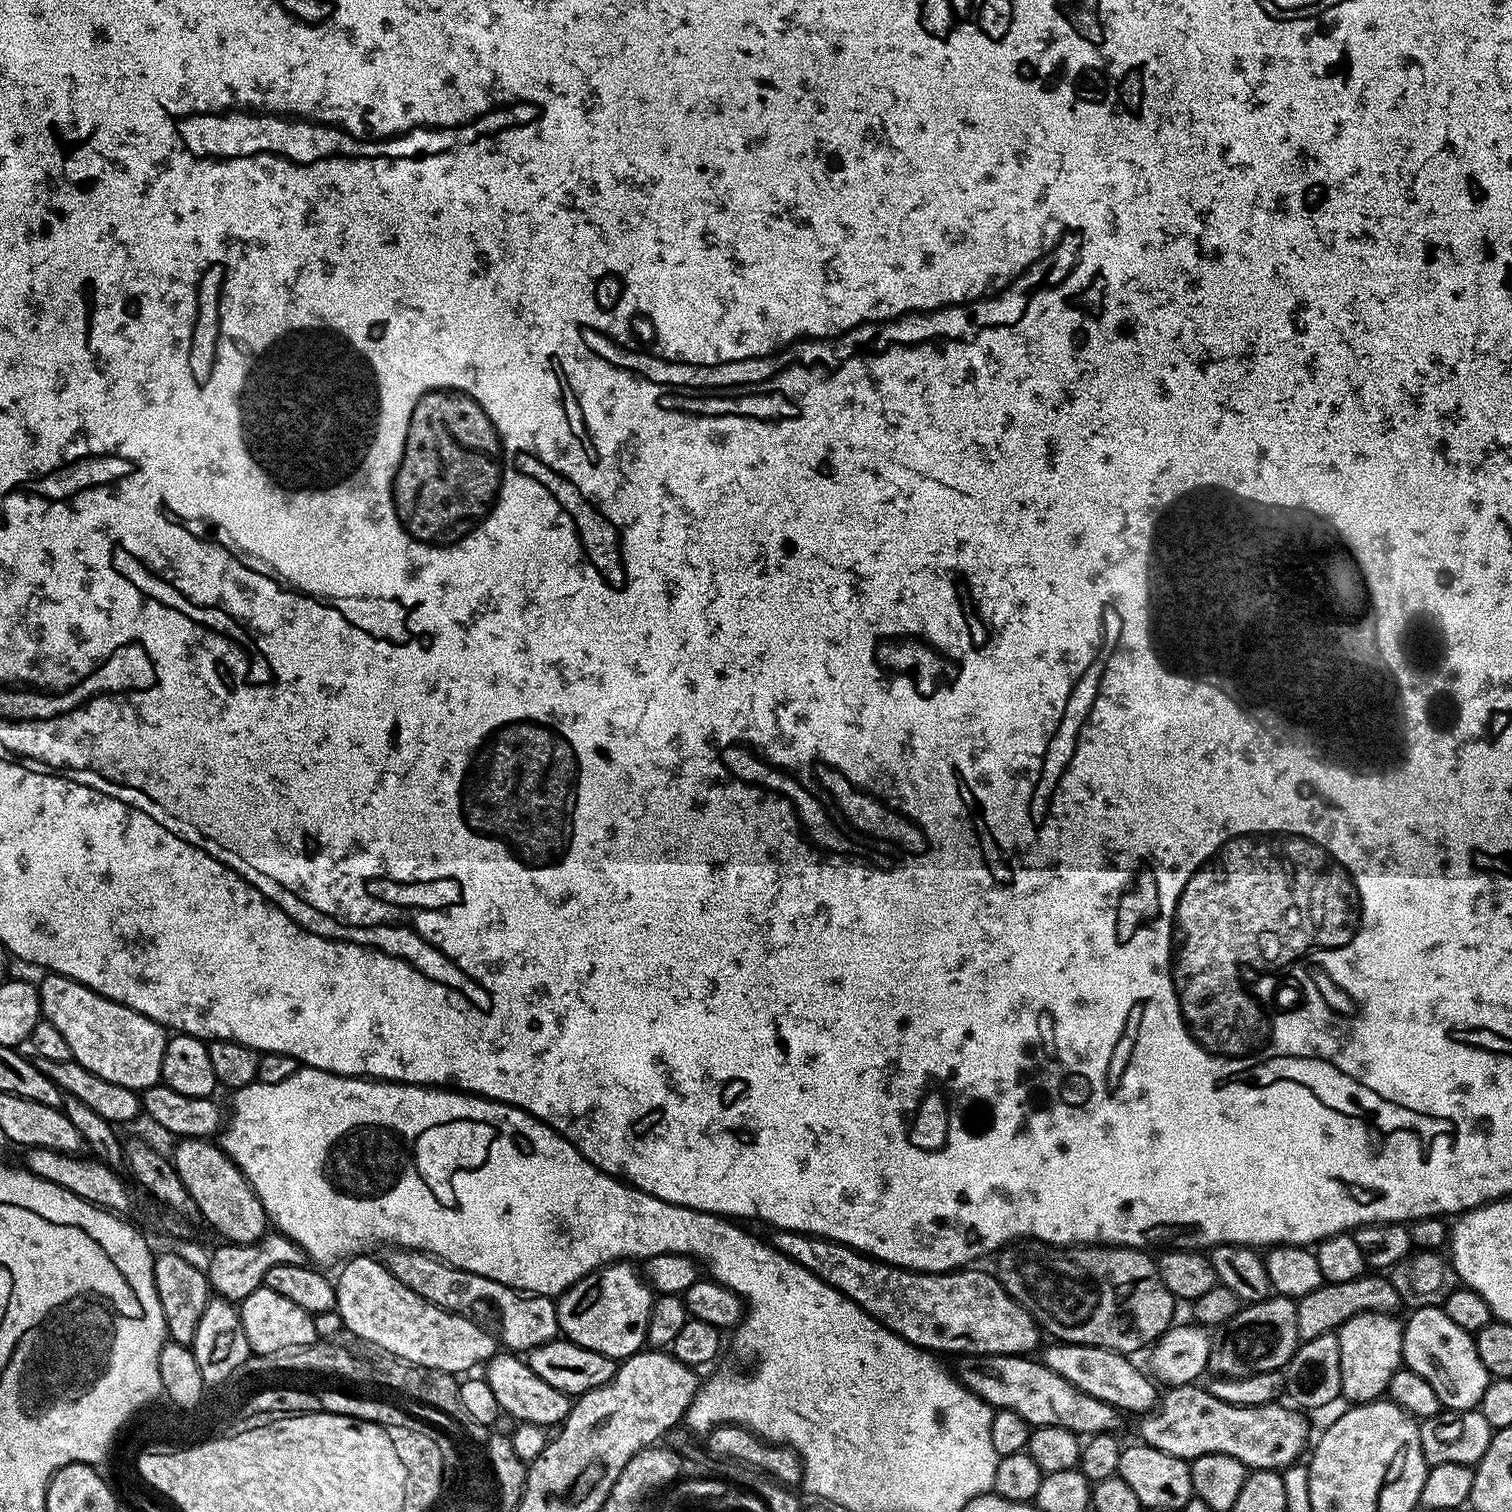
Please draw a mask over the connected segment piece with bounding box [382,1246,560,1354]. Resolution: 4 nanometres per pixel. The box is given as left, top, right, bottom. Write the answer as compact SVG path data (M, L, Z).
M392 1246L387 1251L382 1256L382 1263L390 1270L390 1274L394 1274L394 1278L398 1278L398 1282L402 1282L402 1286L414 1290L414 1294L426 1298L426 1302L434 1306L464 1316L491 1330L507 1351L527 1354L557 1339L560 1323L556 1313L557 1301L553 1297L525 1294L502 1282L482 1278L482 1274L455 1268L453 1264L429 1256L427 1252L417 1252L414 1248Z

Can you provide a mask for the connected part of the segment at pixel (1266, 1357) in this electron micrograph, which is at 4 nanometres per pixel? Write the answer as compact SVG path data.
M1273 1294L1264 1300L1259 1300L1256 1304L1241 1307L1240 1312L1234 1314L1234 1318L1230 1318L1230 1322L1223 1324L1219 1331L1212 1336L1208 1372L1216 1378L1239 1380L1242 1376L1253 1376L1259 1372L1281 1371L1298 1347L1297 1322L1296 1301L1291 1300L1288 1296Z

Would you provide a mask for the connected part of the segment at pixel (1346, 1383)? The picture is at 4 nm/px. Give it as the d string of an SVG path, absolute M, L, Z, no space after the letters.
M1391 1312L1354 1314L1336 1332L1338 1354L1342 1358L1343 1399L1352 1404L1370 1404L1387 1393L1390 1378L1402 1367L1404 1325Z

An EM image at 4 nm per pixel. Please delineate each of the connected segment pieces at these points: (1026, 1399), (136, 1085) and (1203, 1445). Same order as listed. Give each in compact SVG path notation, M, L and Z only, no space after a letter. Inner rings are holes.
M965 1356L954 1368L954 1375L960 1383L966 1385L978 1398L982 1398L993 1409L1007 1410L1018 1414L1030 1426L1041 1428L1042 1426L1062 1426L1066 1430L1075 1432L1081 1437L1112 1434L1120 1424L1122 1413L1119 1408L1110 1406L1082 1390L1078 1390L1066 1378L1054 1374L1039 1359L1028 1356Z
M48 974L45 977L38 984L40 1014L66 1038L72 1059L98 1074L98 1078L118 1082L118 1086L143 1090L161 1083L162 1054L168 1041L161 1025L68 976Z
M1199 1383L1177 1384L1159 1397L1151 1412L1141 1415L1140 1436L1143 1443L1162 1450L1174 1458L1197 1460L1206 1454L1226 1454L1238 1458L1245 1469L1291 1468L1309 1447L1308 1420L1303 1411L1295 1407L1283 1408L1283 1403L1273 1402L1262 1406L1238 1406L1222 1402Z

